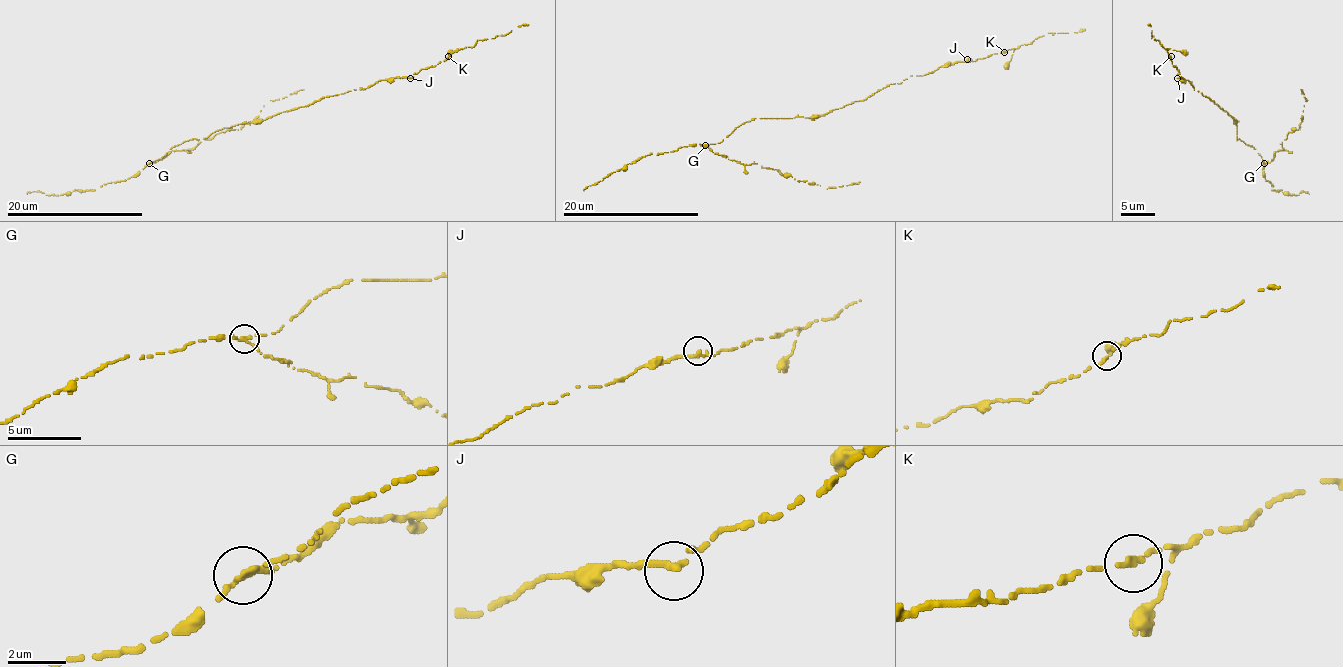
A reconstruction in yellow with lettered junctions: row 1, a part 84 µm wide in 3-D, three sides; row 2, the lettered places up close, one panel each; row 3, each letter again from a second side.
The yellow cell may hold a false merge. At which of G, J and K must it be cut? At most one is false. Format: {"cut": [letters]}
{"cut": ["G"]}

